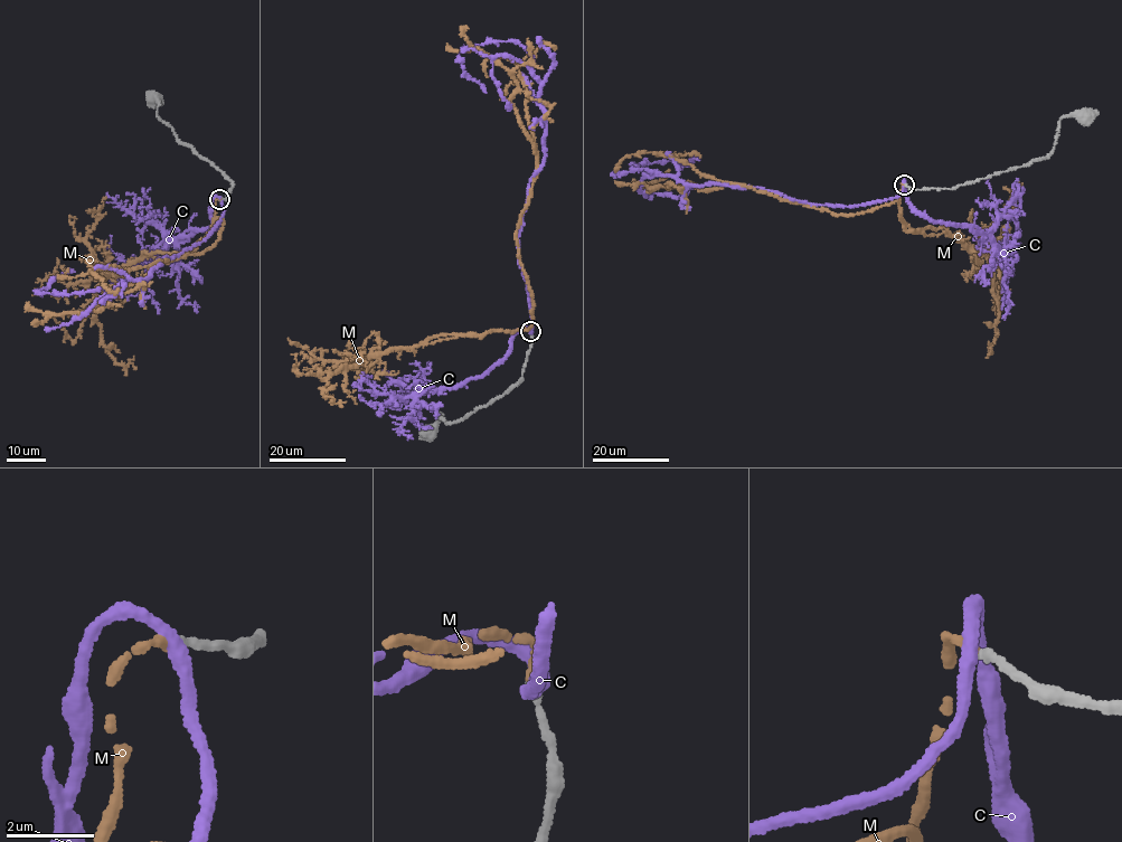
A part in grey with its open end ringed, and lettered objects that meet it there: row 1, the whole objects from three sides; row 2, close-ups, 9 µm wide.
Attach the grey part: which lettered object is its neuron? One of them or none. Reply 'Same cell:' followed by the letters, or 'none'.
Same cell: M

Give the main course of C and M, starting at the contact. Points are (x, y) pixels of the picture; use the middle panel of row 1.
C: (530, 332), (518, 243), (545, 125), (524, 47), (493, 40), (460, 51), (462, 72), (486, 93)
M: (529, 332), (521, 330), (533, 305), (516, 228), (536, 153), (510, 102), (517, 81), (478, 48), (450, 49)

